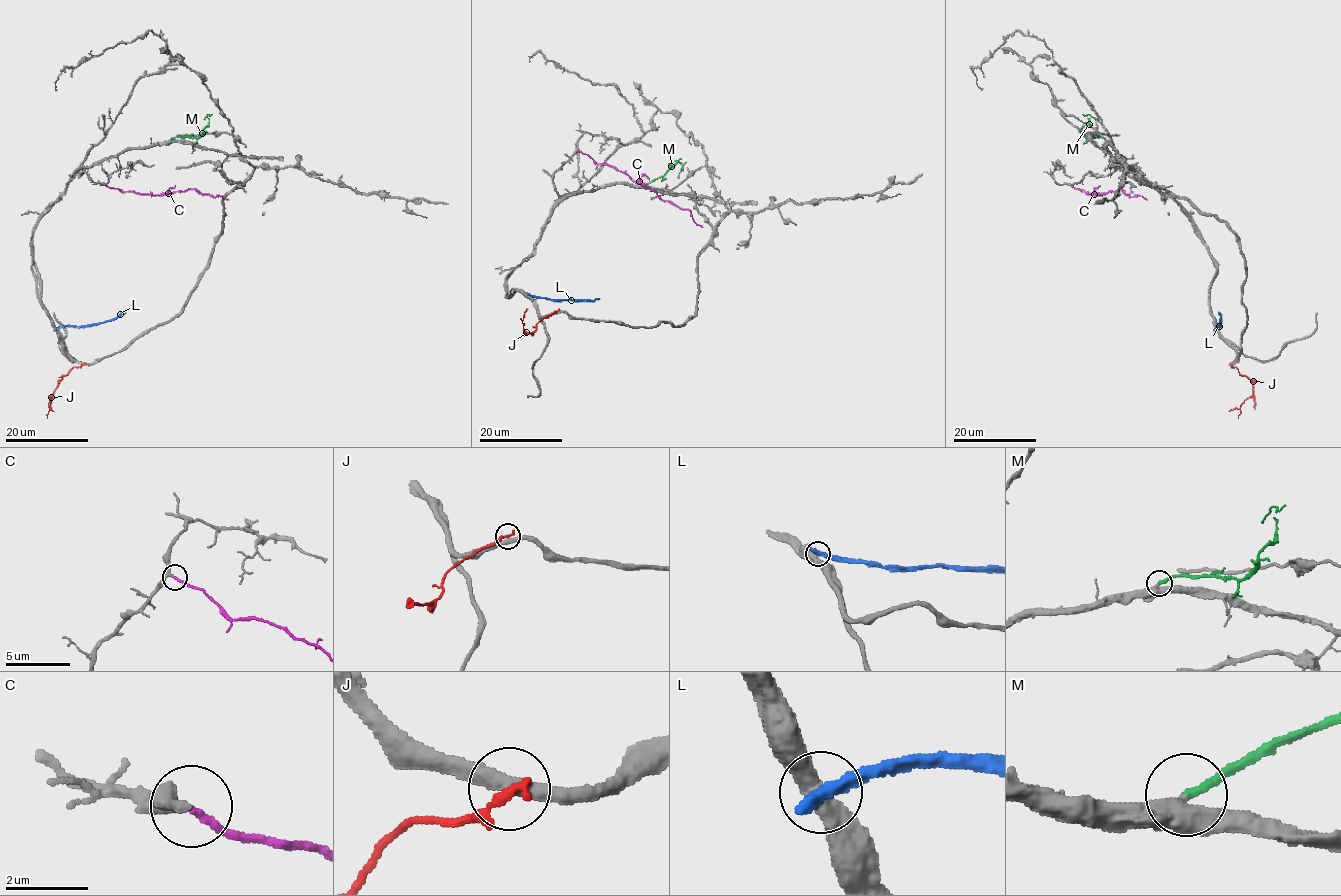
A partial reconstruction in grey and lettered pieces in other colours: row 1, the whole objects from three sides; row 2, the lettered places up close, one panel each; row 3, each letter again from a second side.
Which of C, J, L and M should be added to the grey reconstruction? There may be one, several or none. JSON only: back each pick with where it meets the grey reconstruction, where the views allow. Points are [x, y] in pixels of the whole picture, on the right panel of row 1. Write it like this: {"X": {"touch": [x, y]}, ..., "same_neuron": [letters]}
{"C": {"touch": [1071, 184]}, "M": {"touch": [1105, 139]}, "same_neuron": ["C", "M"]}

